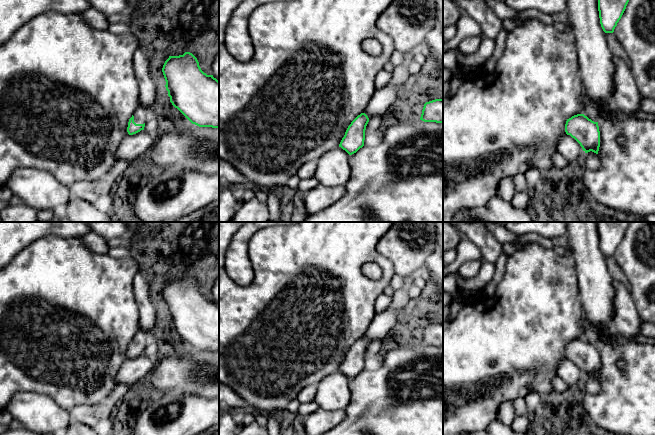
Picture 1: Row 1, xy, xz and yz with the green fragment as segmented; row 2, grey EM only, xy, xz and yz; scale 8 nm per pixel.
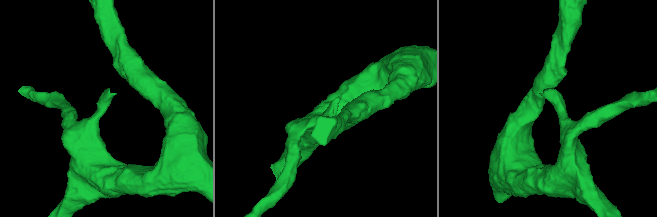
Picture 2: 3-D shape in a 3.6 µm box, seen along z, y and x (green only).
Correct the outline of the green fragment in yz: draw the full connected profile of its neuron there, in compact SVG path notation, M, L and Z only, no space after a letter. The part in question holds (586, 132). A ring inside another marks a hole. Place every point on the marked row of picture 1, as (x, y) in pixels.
M577 114L567 119L565 124L565 132L580 144L585 153L592 151L598 154L600 147L600 131L598 122L592 121L584 114Z

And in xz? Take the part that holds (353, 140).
M365 113L358 115L348 126L339 147L345 150L349 155L356 153L364 146L365 130L369 118Z

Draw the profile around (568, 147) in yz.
M563 134L558 138L557 152L559 152L568 162L576 161L583 149L580 144L570 135Z

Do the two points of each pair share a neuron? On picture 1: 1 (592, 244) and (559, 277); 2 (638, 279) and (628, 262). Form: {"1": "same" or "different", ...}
{"1": "different", "2": "same"}

